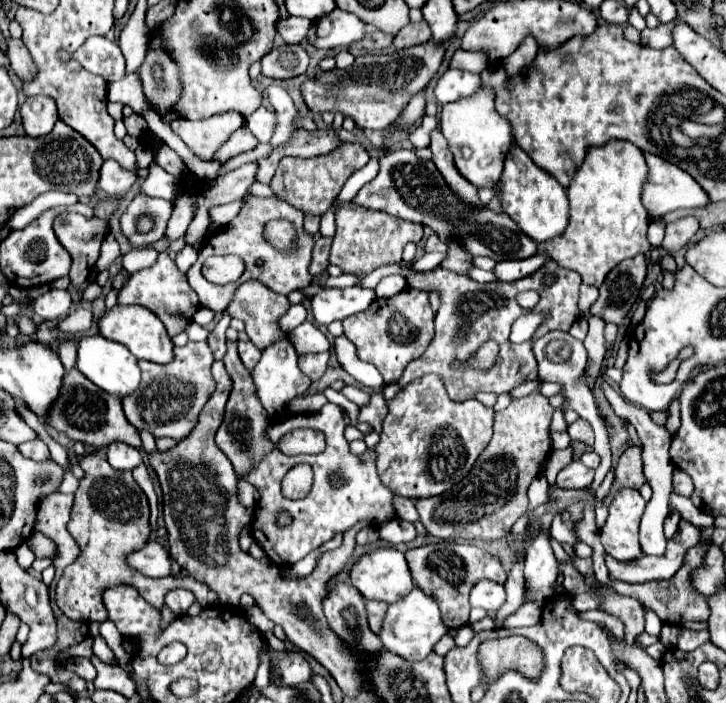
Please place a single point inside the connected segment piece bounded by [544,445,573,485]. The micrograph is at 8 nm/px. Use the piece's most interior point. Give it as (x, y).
(559, 459)

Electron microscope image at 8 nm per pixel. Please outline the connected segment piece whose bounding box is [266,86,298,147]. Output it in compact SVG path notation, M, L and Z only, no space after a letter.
M270 86L266 90L266 94L277 117L276 129L270 140L270 144L274 147L276 144L284 144L288 140L288 136L296 132L296 128L292 126L292 120L298 118L298 112L296 112L287 90L284 90L282 86Z

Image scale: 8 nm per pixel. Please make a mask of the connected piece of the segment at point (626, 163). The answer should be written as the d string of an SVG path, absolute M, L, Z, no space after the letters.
M610 140L604 146L590 146L586 150L586 158L582 166L576 170L570 186L568 186L568 200L570 200L570 220L564 234L540 242L538 252L548 254L560 266L570 268L582 276L584 284L600 286L604 282L608 270L612 270L618 262L636 256L638 252L648 252L652 246L646 240L646 228L650 224L650 214L640 202L640 190L646 178L646 162L642 152L626 140Z

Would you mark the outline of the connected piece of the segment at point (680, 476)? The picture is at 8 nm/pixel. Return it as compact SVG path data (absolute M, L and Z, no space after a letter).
M674 472L674 484L672 484L672 488L674 488L676 494L690 496L692 494L692 480L684 472Z

